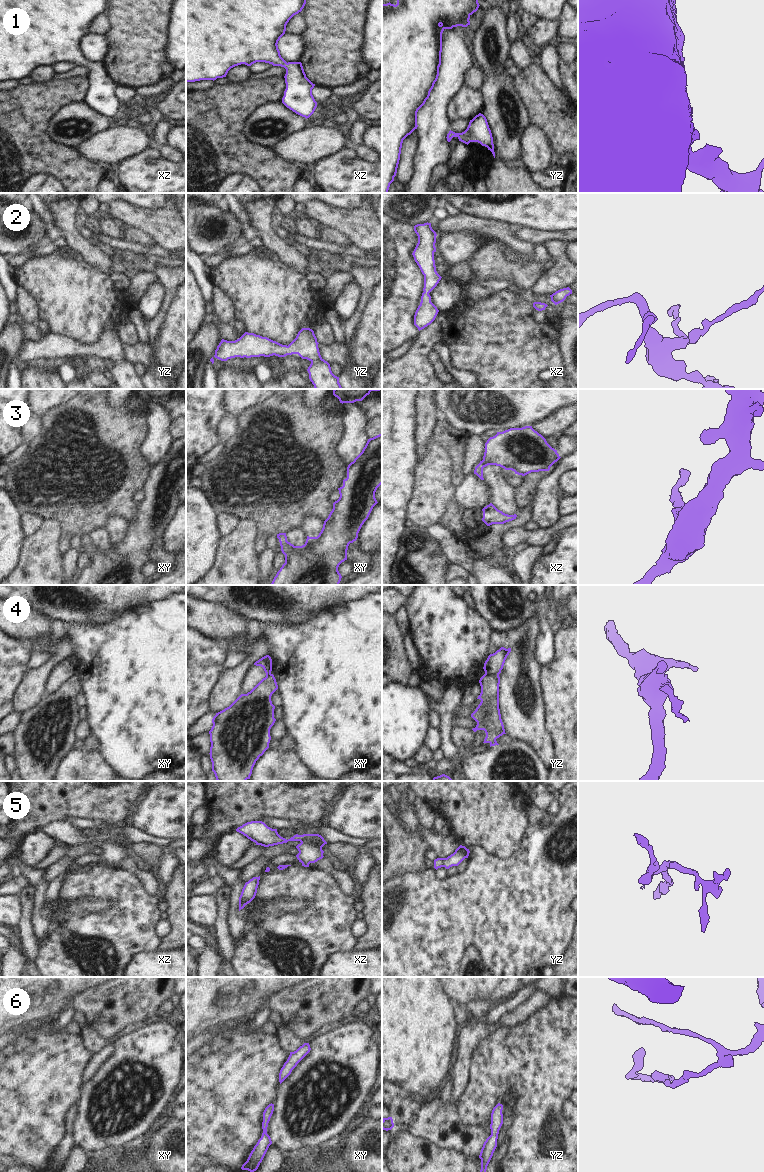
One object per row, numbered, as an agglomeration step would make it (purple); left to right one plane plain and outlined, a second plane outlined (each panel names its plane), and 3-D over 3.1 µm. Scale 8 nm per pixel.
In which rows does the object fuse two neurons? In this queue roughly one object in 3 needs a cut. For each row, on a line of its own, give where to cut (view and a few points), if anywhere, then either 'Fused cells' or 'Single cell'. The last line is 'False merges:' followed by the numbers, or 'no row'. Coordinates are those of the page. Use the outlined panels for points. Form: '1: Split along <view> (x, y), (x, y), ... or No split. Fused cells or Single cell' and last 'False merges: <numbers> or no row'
1: No split. Single cell
2: No split. Single cell
3: No split. Single cell
4: Split along yz (485, 673), (498, 674). Fused cells
5: No split. Single cell
6: No split. Single cell
False merges: 4.

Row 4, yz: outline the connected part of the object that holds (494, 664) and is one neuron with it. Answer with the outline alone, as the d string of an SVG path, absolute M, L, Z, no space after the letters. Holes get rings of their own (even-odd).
M501 647L495 653L490 654L484 663L483 669L485 674L500 674L510 652L511 648L506 649Z

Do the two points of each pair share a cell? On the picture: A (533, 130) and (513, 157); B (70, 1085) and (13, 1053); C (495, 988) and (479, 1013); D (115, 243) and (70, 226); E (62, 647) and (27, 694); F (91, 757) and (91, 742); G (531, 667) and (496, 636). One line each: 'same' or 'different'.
A: different
B: same
C: different
D: different
E: same
F: different
G: different

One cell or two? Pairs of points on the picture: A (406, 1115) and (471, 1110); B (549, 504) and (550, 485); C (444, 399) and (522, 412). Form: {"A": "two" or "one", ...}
{"A": "two", "B": "one", "C": "one"}

